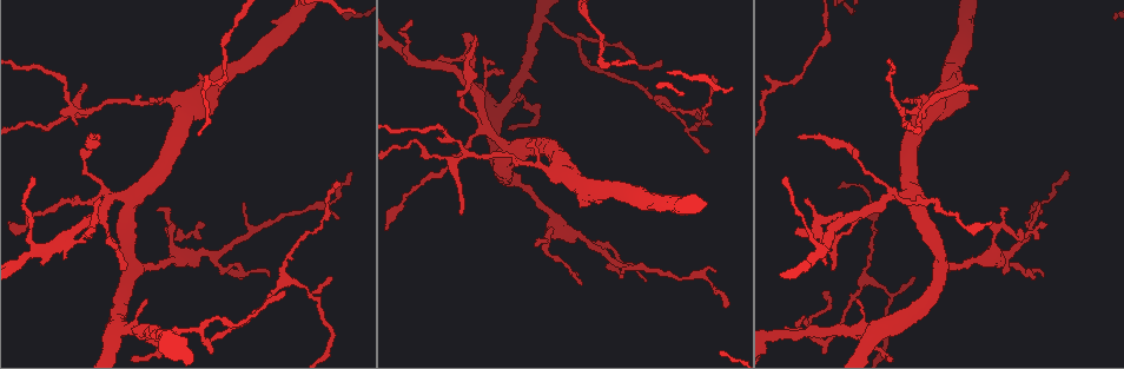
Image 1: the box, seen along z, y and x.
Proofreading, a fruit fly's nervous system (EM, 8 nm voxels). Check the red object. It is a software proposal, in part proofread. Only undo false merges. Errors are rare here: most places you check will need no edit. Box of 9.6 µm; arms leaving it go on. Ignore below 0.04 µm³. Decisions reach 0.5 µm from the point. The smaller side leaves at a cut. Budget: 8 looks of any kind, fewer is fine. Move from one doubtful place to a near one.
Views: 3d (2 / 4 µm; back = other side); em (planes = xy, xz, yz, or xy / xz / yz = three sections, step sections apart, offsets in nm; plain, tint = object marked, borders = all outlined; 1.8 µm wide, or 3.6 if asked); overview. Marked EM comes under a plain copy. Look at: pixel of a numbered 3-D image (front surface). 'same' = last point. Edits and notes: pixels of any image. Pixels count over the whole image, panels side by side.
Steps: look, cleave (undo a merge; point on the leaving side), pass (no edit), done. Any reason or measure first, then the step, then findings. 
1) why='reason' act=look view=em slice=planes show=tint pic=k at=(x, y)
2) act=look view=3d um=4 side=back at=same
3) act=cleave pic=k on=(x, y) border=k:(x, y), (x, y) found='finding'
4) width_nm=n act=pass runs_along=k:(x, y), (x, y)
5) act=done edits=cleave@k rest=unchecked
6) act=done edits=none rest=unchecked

why='three-way junction' act=look view=em slice=xy step=16 show=tint pic=1 at=(469, 153)

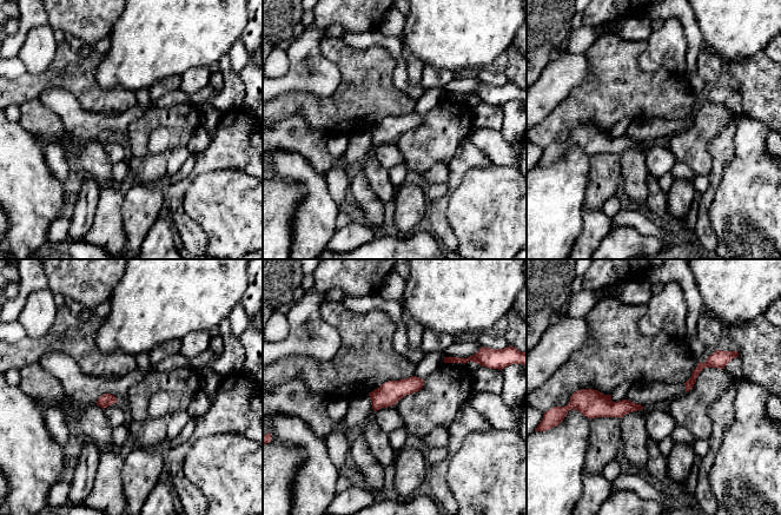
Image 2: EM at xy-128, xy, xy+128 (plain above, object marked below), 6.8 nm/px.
act=look view=em slice=planes show=tint at=same

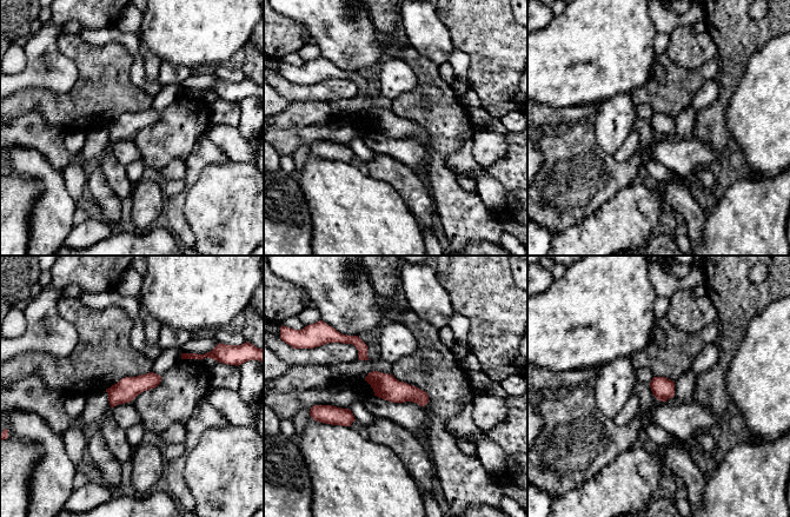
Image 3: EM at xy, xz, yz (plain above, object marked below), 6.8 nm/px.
act=pass found='continuous, no second neuron'

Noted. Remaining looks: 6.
why='small branch off a trunk' act=look view=3d um=4 pic=1 at=(542, 18)

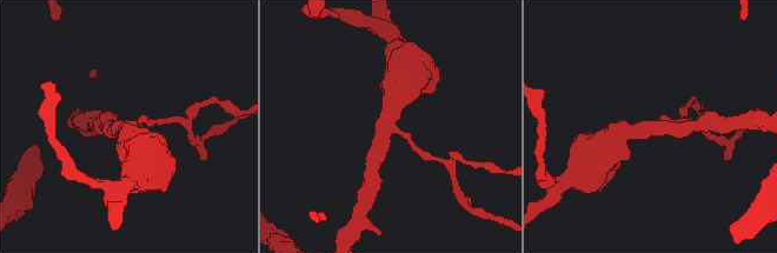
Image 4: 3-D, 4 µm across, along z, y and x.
arms=3 why='now the EM' act=look view=em slice=planes show=borders pic=4 at=(384, 129)

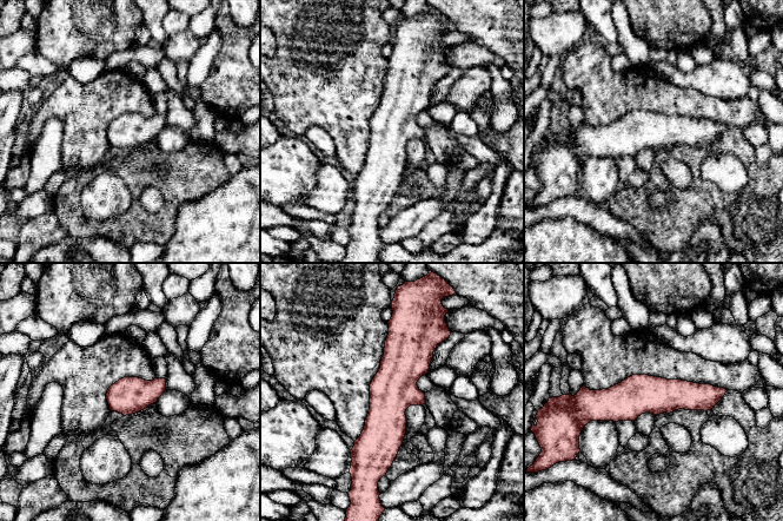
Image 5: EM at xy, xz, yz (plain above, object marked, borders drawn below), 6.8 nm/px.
act=pass runs_along=5:(398, 324), (398, 375), (379, 465) found='continuous, no second neuron'

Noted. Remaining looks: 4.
why='arms part here' act=look view=em slice=yz step=4 show=tint pic=1 at=(846, 218)

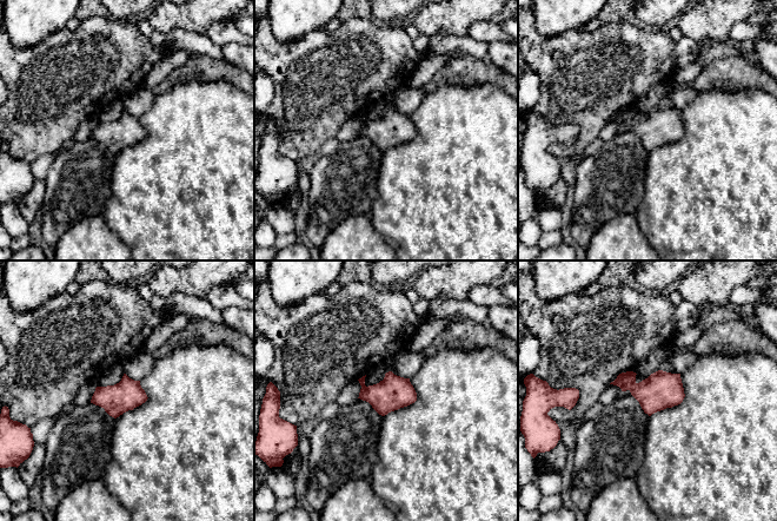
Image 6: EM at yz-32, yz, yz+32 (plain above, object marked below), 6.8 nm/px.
why='cut it another way' act=look view=em slice=planes show=tint at=same

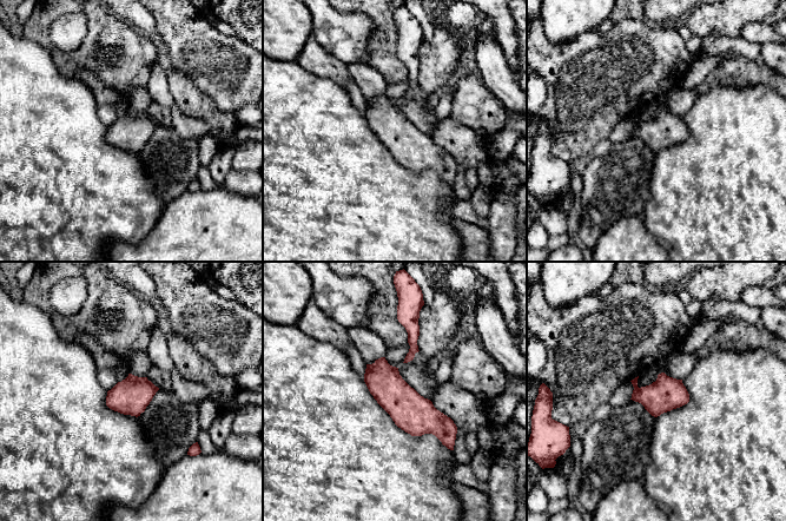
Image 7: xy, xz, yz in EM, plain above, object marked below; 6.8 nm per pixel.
act=pass runs_along=7:(369, 367), (449, 439) found='all the same neuron'

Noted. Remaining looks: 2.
act=done edits=none rest=unchecked

